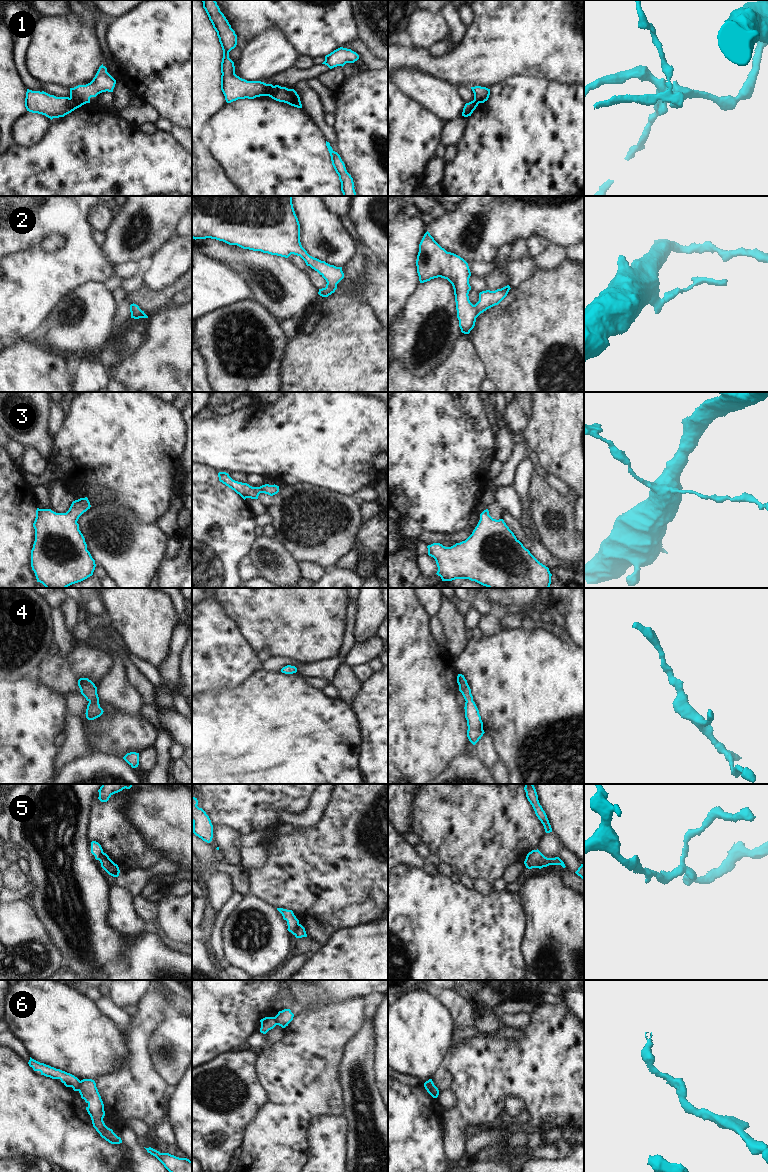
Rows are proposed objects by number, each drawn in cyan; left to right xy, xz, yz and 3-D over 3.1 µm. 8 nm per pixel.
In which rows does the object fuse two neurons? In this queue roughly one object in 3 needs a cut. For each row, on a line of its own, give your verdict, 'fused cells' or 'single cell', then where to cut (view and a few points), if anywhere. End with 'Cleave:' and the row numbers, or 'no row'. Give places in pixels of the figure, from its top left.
1: fused cells; cut in xy along (70, 97), (74, 98), (81, 105)
2: single cell; no cut
3: single cell; no cut
4: single cell; no cut
5: fused cells; cut in xz along (299, 924), (294, 934)
6: fused cells; cut in yz along (426, 1081), (432, 1090), (438, 1092)
Cleave: 1, 5, 6

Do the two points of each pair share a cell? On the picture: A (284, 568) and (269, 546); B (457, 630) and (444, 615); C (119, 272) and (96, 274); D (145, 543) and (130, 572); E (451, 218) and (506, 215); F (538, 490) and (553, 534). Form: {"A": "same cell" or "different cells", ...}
{"A": "same cell", "B": "same cell", "C": "different cells", "D": "same cell", "E": "same cell", "F": "same cell"}

